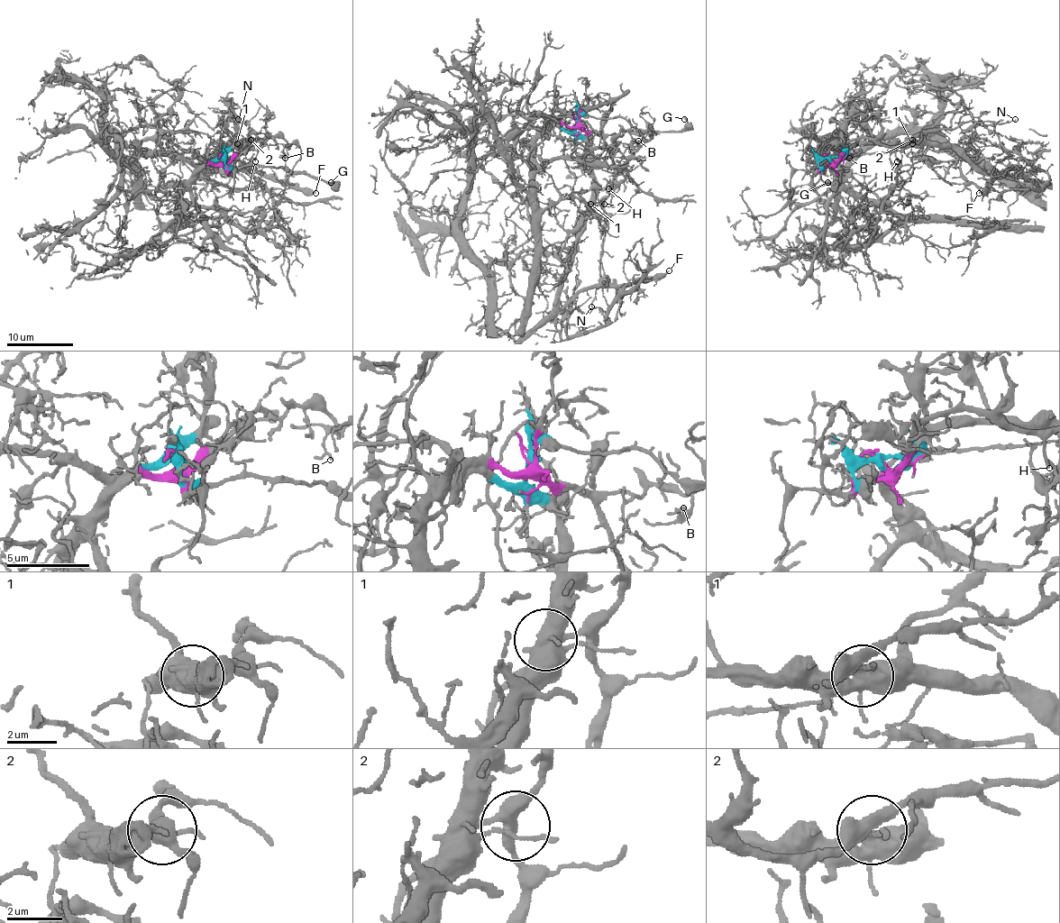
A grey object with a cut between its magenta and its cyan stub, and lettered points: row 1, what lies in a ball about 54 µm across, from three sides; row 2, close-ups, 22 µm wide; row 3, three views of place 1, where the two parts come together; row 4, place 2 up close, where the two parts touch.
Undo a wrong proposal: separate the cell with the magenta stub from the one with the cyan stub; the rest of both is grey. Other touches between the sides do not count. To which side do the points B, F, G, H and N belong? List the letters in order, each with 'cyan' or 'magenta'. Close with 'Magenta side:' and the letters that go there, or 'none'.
B: magenta
F: cyan
G: cyan
H: magenta
N: magenta
Magenta side: B, H, N

